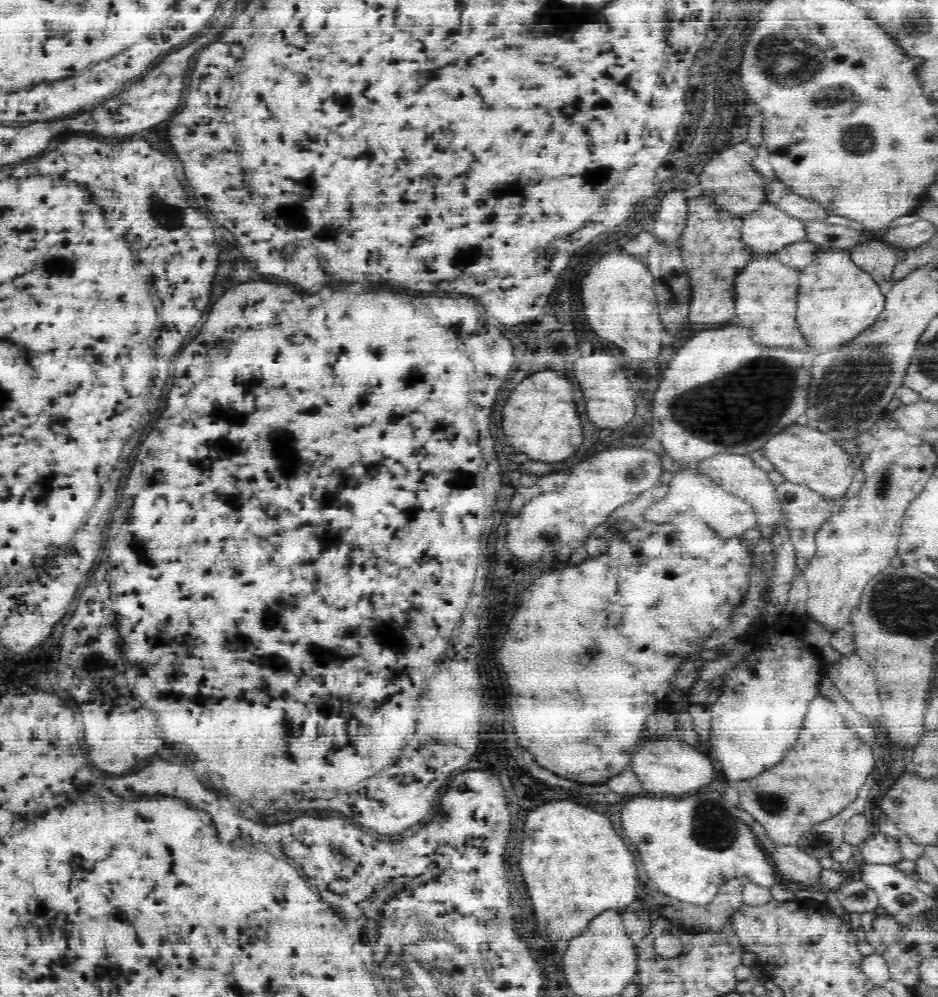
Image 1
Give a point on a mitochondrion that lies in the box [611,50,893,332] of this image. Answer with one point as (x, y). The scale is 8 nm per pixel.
(857, 138)

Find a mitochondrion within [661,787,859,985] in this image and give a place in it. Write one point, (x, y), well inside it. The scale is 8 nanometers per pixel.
(722, 831)

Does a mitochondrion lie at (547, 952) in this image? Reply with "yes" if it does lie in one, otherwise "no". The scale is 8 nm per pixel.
no

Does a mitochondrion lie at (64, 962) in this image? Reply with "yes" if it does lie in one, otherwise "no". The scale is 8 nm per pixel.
no

